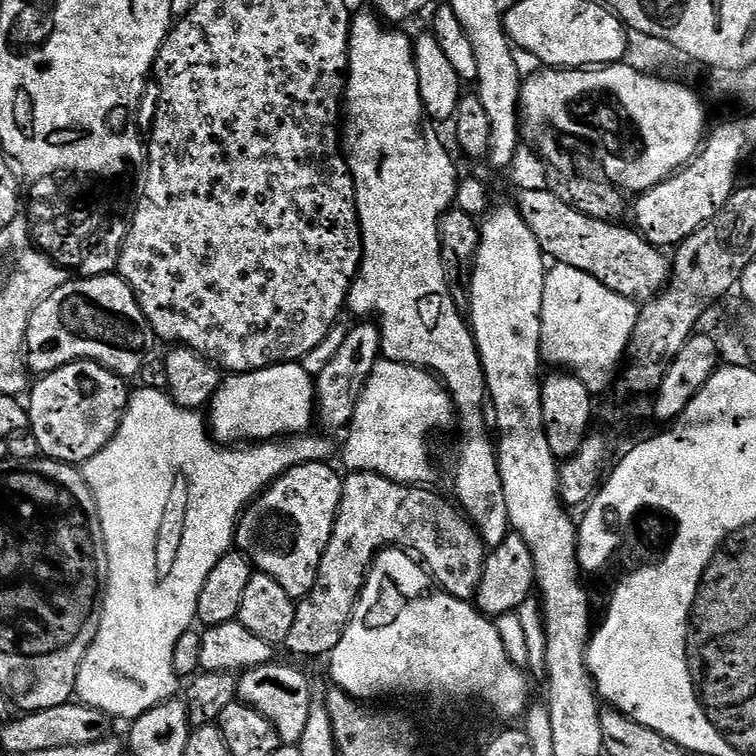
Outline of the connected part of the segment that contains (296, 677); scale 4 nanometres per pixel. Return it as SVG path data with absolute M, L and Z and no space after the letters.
M263 664L241 671L236 684L236 700L258 710L278 730L281 741L288 746L299 745L306 734L307 723L314 707L312 684L300 668L292 664Z

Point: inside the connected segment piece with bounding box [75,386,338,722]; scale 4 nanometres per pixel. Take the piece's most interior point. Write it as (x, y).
(163, 454)

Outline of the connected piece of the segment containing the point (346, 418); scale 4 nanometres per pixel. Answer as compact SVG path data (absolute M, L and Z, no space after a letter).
M360 322L344 336L344 341L331 353L326 366L315 377L316 402L319 423L328 428L347 429L358 410L365 386L368 385L374 366L382 359L380 350L380 329L375 323Z

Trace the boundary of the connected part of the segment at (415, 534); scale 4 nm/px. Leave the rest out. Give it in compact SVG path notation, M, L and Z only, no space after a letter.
M352 470L347 475L343 477L344 494L340 503L340 513L336 515L336 525L324 551L314 590L310 590L310 594L297 603L294 626L290 628L290 634L283 642L283 647L289 648L296 656L327 657L334 650L334 646L342 642L342 634L351 622L356 604L360 600L360 591L364 589L364 584L368 580L372 561L385 548L403 548L415 554L426 565L435 583L459 600L471 601L482 582L486 545L476 525L449 497L448 501L446 497L431 492L431 487L399 484L373 472Z

